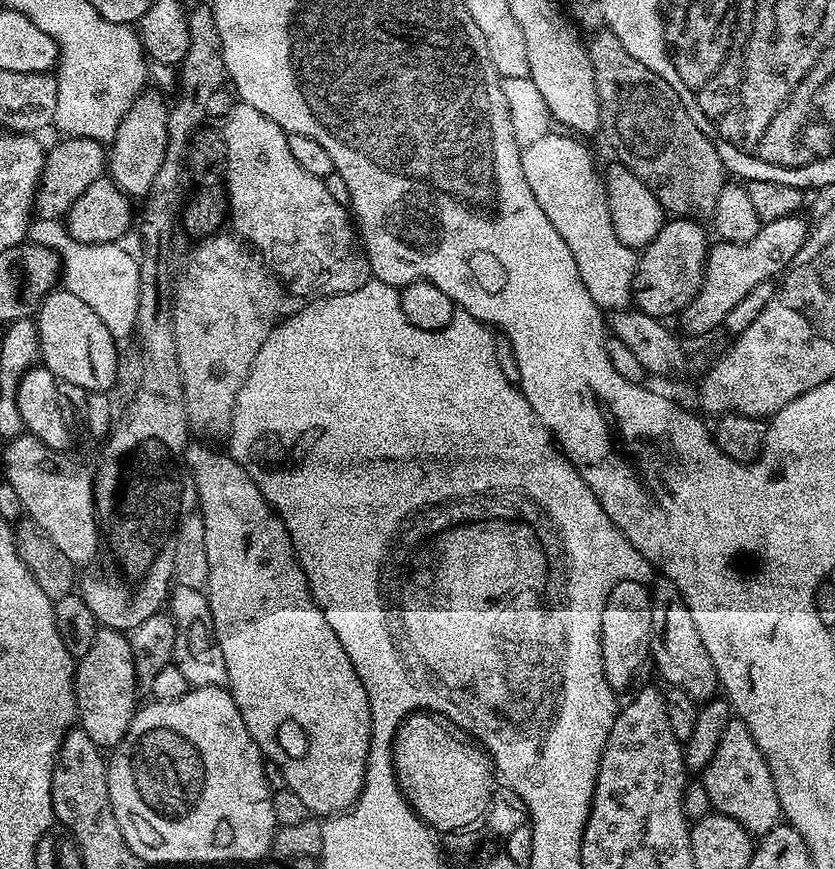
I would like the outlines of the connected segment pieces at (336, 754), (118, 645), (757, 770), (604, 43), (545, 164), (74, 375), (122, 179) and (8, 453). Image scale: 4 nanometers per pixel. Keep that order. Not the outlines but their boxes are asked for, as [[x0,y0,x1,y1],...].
[[186,447,372,818],[76,627,138,750],[702,718,781,834],[587,30,726,221],[520,134,637,310],[34,290,120,394],[106,91,169,198],[4,434,100,566]]

